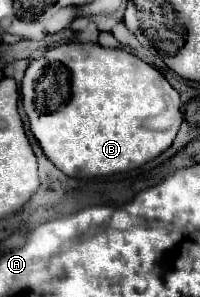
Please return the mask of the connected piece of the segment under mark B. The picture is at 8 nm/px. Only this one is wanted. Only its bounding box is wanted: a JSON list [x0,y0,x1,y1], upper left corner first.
[20,44,182,180]

